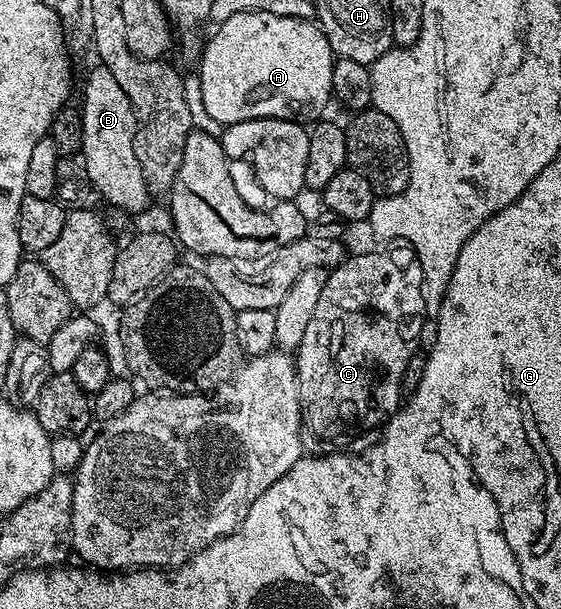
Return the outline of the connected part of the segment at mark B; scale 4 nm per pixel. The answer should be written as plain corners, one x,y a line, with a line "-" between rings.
101,65
86,75
86,85
82,89
82,150
80,158
88,169
91,188
98,191
114,207
122,211
142,211
152,202
140,161
136,161
134,130
136,117
128,93
120,89
116,77

